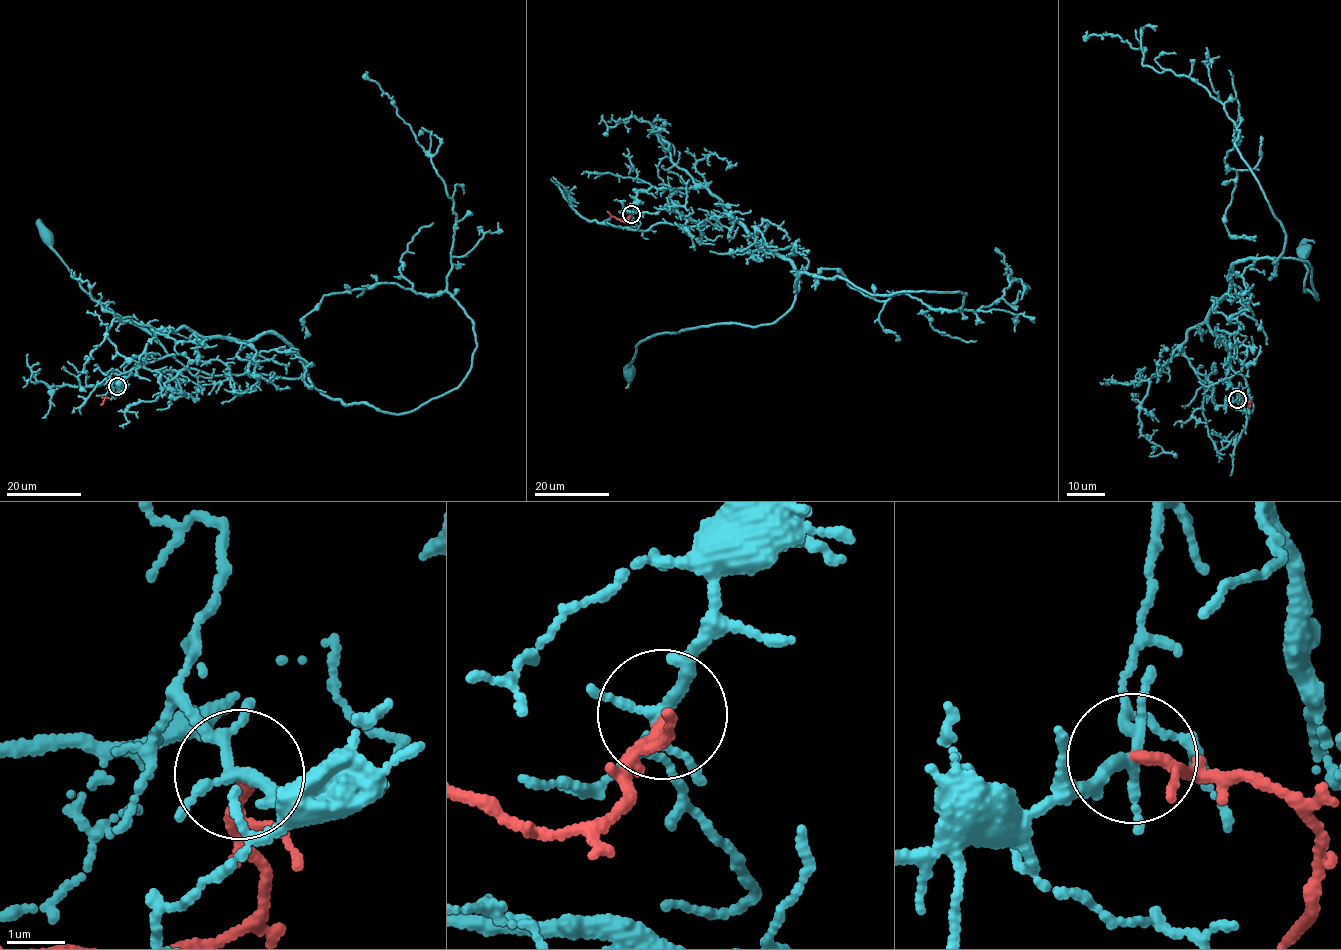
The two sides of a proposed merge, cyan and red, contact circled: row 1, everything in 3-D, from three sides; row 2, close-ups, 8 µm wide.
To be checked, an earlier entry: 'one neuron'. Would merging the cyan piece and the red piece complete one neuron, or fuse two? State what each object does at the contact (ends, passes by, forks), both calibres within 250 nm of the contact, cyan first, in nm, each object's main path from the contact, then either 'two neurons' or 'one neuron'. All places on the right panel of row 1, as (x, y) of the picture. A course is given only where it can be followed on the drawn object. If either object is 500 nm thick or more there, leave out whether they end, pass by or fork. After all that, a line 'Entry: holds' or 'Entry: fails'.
cyan forks there; red passes by; 150 nm thick on the cyan side, 150 nm on the other; cyan runs (1237, 399), (1218, 406), (1205, 394), (1180, 348), (1245, 260), (1307, 261), (1318, 300), (1303, 293), (1304, 254); red runs (1237, 399), (1250, 406), (1246, 421); one neuron
Entry: holds

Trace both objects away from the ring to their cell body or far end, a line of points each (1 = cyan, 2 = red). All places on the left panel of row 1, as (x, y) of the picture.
1: (117, 385), (157, 331), (184, 327), (237, 342), (275, 334), (305, 372), (187, 368), (82, 288), (48, 239)
2: (117, 385), (118, 395), (106, 397), (100, 404)

